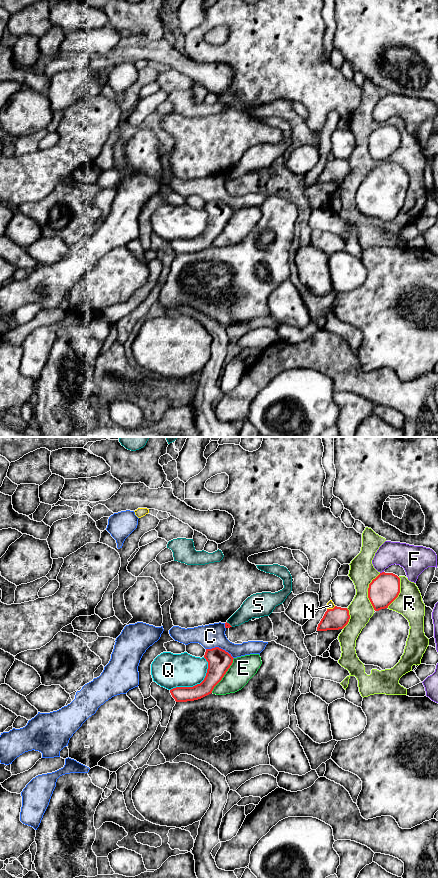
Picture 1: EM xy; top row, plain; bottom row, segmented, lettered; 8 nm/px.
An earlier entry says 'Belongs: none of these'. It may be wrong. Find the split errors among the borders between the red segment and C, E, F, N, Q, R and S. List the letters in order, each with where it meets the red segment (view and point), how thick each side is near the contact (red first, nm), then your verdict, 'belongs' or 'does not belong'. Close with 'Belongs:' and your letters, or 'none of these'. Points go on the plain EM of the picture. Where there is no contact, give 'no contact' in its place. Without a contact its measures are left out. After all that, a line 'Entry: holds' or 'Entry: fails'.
C: xy (220, 200) | 190/190 nm | does not belong
E: xy (224, 226) | 190/200 nm | does not belong
F: xy (382, 124) | 240/200 nm | does not belong
N: xy (331, 161) | 180/60 nm | does not belong
Q: xy (197, 236) | 180/280 nm | does not belong
R: xy (368, 143) | 240/200 nm | does not belong
S: xy (228, 175) | 50/180 nm | does not belong
Belongs: none of these
Entry: holds

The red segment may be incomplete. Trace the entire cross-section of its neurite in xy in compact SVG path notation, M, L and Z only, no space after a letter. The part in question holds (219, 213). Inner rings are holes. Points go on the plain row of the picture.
M215 199L206 201L204 210L208 221L204 232L193 239L176 239L170 242L176 254L201 251L212 245L214 239L222 232L233 215L233 209L225 202Z

